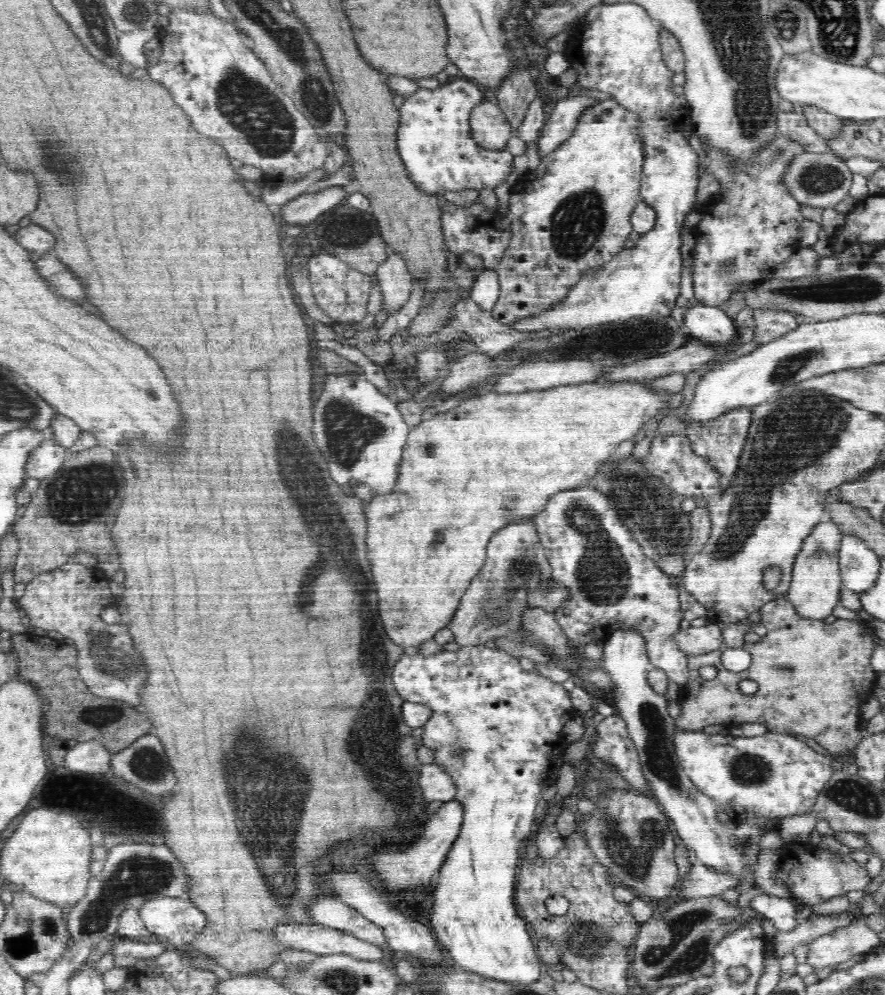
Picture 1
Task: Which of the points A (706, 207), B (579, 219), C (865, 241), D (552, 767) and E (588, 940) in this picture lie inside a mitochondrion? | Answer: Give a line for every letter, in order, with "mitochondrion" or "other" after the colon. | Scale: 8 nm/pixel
A: other
B: mitochondrion
C: other
D: other
E: mitochondrion

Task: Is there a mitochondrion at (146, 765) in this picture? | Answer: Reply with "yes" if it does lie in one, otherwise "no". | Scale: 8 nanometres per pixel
yes

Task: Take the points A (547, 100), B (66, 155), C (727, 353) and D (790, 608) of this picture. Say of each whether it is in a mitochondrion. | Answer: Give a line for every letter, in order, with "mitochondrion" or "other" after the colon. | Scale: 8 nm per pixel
A: other
B: mitochondrion
C: other
D: other

